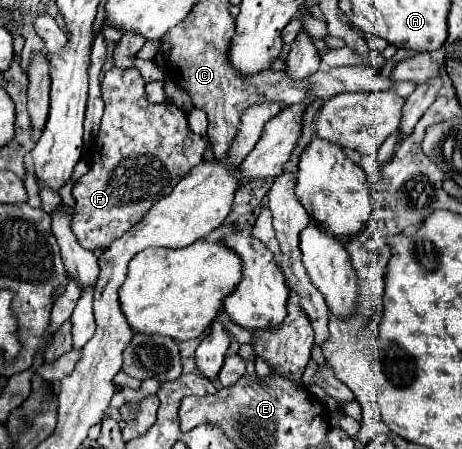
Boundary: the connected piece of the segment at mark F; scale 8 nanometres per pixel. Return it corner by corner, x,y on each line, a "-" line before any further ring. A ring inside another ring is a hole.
111,68
109,72
105,72
101,82
101,94
105,102
105,112
101,120
101,130
91,150
91,170
73,188
77,204
71,230
75,232
79,244
87,250
107,250
113,240
121,238
129,228
133,228
157,200
169,196
169,192
183,178
183,174
189,172
189,168
197,166
203,160
203,152
207,146
207,140
203,136
197,136
189,130
187,114
181,108
177,108
169,100
161,104
151,104
147,100
145,82
135,68

